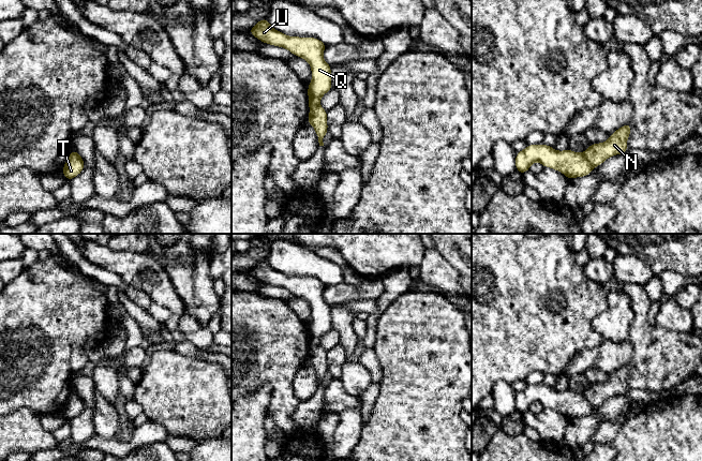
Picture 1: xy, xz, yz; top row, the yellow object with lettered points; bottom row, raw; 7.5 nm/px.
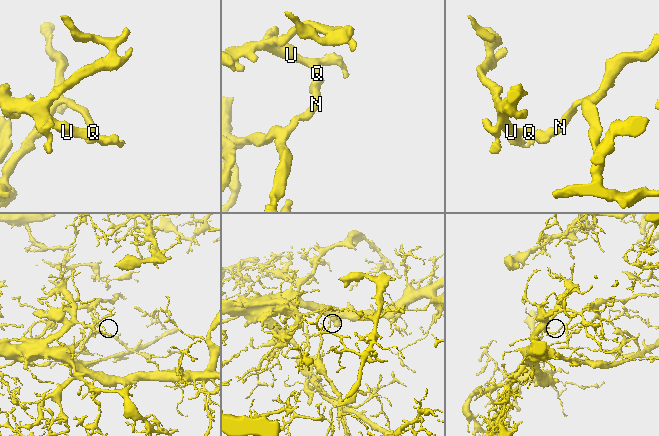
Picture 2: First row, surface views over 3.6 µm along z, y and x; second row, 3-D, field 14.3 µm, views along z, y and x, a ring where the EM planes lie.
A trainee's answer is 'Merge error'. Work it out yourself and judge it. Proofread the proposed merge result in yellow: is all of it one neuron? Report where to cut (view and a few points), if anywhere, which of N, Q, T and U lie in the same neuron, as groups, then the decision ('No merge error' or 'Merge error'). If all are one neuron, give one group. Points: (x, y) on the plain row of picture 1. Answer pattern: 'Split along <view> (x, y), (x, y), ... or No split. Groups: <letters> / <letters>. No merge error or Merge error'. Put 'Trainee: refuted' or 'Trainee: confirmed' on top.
Trainee: confirmed
Split along yz (583, 393), (593, 407). Groups: N / Q T U. Merge error

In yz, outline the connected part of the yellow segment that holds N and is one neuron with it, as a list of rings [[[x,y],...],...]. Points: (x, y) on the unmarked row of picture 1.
[[[630,363],[624,365],[618,370],[614,371],[606,383],[595,383],[584,391],[587,401],[597,407],[601,405],[608,398],[623,395],[627,391],[627,380],[630,375]]]

